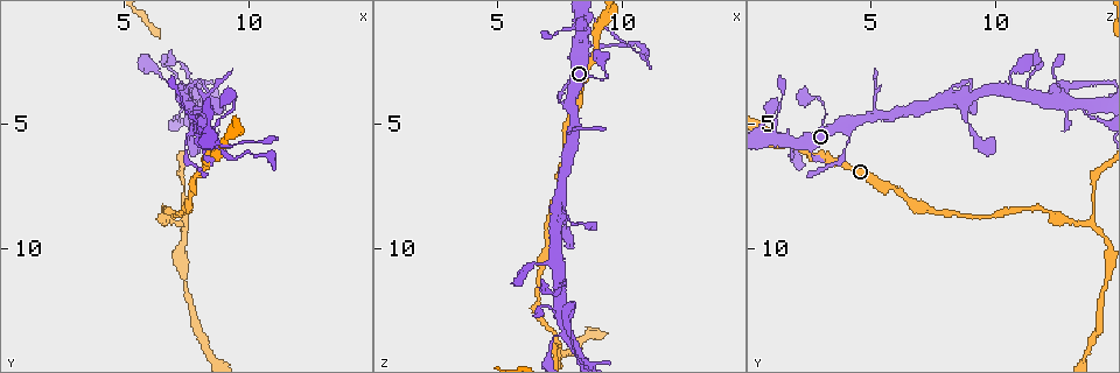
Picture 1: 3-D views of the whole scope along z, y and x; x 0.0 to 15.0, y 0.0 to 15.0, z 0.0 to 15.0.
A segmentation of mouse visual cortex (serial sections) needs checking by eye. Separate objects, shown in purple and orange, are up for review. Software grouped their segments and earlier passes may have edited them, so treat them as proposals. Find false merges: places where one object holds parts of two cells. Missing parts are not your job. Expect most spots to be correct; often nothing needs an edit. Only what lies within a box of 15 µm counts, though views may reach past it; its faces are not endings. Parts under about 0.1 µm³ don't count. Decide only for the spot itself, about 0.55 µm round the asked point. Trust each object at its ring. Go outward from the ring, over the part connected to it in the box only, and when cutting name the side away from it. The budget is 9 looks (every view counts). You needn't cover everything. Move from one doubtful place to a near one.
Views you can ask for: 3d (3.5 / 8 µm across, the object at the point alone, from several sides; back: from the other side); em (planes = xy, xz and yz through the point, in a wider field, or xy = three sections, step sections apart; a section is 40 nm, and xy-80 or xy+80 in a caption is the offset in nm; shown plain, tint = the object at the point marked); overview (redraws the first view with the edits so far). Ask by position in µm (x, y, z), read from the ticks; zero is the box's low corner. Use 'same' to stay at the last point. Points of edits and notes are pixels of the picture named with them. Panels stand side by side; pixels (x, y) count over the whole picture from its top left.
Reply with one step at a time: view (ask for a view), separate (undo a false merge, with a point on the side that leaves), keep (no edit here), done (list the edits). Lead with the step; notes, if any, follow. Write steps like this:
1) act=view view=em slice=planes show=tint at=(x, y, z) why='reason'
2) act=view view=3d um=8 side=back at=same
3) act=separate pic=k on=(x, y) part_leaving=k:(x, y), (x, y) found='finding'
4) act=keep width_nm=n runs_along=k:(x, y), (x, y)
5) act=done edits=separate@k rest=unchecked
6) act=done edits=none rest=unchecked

act=view view=3d um=8 at=(8.4, 5.7, 1.9) why='abrupt turn'

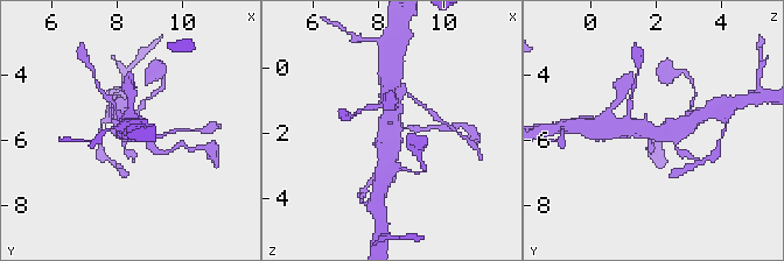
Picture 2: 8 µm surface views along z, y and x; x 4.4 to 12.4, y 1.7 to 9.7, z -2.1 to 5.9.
act=view view=em slice=xy step=1 show=tint at=(8.3, 5.8, 1.8)

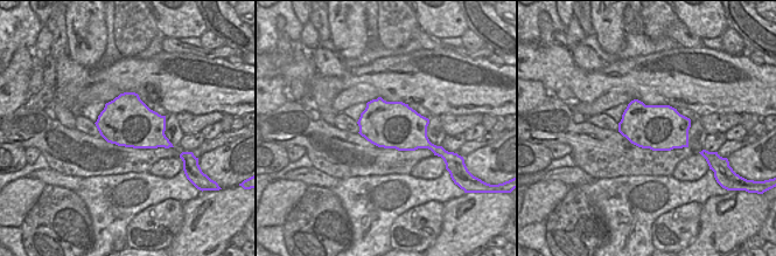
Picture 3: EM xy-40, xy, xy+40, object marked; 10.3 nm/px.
act=keep runs_along=2:(387, 166), (391, 100), (394, 96) found='all the same cell'

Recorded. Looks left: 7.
act=view view=3d um=3.5 at=(9.4, 3.9, 2.8) why='abrupt turn'

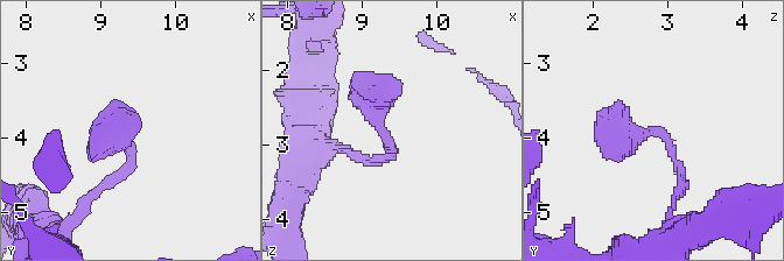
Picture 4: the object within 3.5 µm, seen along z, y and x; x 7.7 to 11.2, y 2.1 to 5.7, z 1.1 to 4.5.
act=view view=em slice=xy step=3 show=tint at=(9.30, 3.90, 2.85) why='shape alone is not enough'

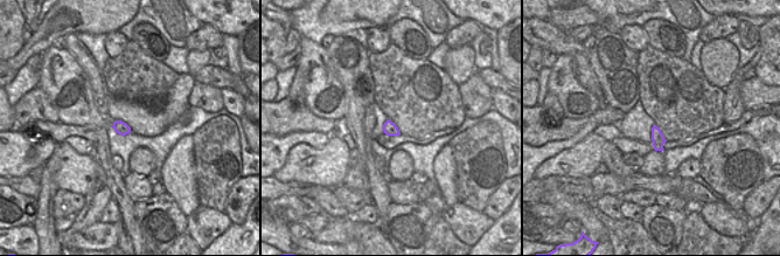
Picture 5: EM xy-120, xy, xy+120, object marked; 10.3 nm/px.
act=keep width_nm=140 runs_along=4:(681, 188), (663, 134), (628, 138), (597, 113) found='continuous, no second cell'

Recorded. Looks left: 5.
act=view view=3d um=3.5 at=(7.5, 4.1, 8.8) why='thin arm on a thick one'

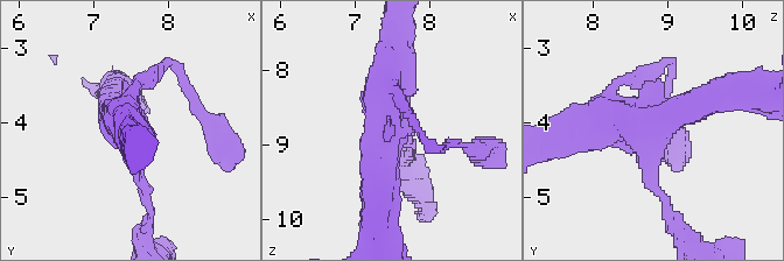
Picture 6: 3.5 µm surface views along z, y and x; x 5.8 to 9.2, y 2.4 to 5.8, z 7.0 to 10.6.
act=view view=em slice=xy step=5 show=plain at=(7.50, 4.20, 8.70) arms=4 arm_widths_nm=150,150,450,500

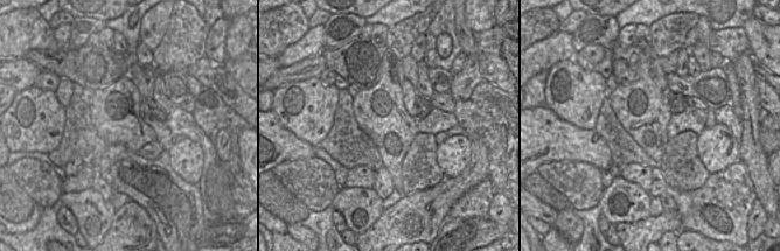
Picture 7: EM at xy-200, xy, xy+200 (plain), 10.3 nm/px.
act=view view=em slice=xy step=5 show=tint at=same

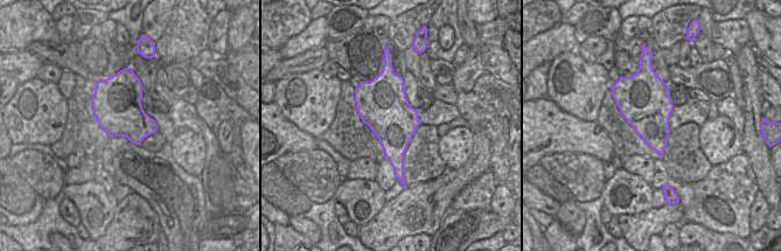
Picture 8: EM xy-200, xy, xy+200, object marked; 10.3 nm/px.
act=keep runs_along=6:(571, 138), (666, 120), (711, 98) found='all the same cell'

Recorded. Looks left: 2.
act=view view=3d um=3.5 at=(7.3, 4.5, 13.6) why='side arm on a straight run'

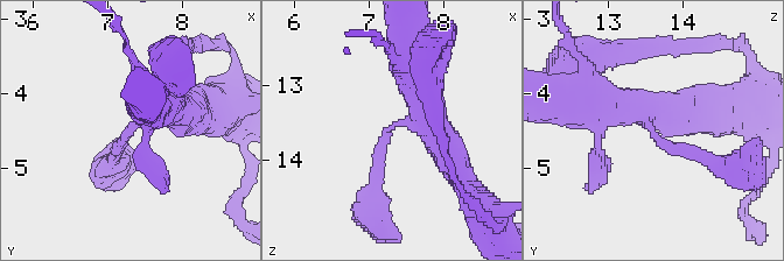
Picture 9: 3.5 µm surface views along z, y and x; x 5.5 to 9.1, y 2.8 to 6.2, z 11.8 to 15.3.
act=view view=em slice=xy step=5 show=tint at=(7.30, 4.45, 13.55) arms=3 arm_widths_nm=150,450,500

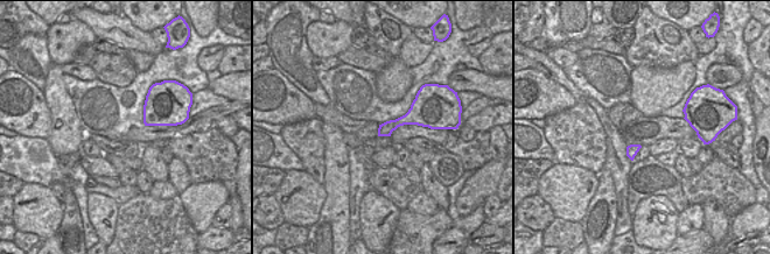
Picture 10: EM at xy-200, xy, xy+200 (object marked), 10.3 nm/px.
act=keep runs_along=9:(601, 104), (711, 161) found='continuous, no second cell'

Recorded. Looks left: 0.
act=done edits=none rest=unchecked

